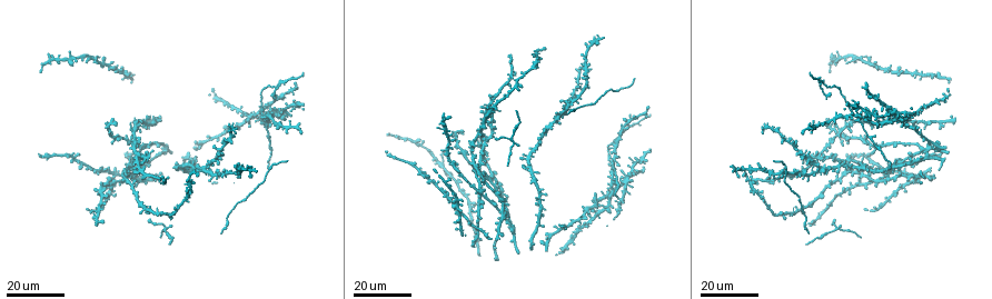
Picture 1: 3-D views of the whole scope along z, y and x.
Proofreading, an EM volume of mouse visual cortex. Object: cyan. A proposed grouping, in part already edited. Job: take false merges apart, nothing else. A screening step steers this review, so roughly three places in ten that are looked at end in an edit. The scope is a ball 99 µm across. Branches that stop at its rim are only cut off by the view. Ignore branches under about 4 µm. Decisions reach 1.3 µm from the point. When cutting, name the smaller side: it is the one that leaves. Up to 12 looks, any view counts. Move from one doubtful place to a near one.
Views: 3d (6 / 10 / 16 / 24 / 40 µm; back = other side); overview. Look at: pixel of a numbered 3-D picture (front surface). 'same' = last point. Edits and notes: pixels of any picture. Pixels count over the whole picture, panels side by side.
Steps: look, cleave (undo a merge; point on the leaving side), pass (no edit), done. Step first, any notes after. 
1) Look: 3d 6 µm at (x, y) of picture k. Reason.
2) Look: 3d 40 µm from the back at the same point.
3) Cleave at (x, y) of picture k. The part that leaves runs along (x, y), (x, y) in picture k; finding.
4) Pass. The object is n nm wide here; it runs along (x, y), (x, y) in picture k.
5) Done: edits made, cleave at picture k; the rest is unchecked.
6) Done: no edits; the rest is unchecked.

Look: 3d 16 µm at (163, 227) of picture 1. Three arms meet.

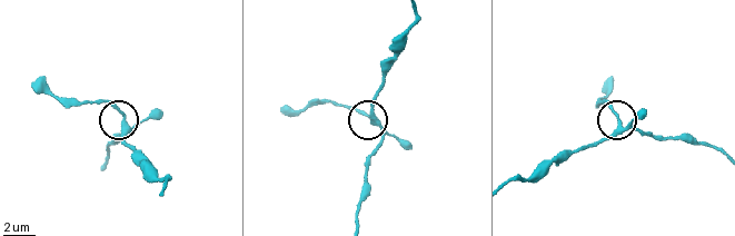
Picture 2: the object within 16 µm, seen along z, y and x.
Look: 3d 10 µm at (129, 133) of picture 2.

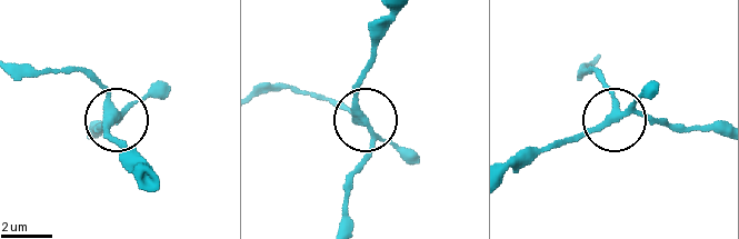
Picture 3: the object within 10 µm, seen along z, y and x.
Pass. 3 arms meet here; all the same neuron.

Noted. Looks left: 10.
Look: 3d 24 µm at (821, 196) of picture 1. Small branch off a trunk.

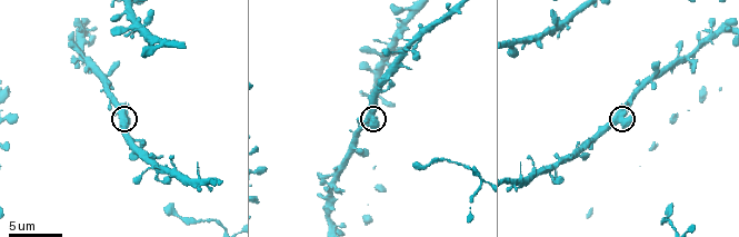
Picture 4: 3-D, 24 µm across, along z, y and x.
Look: 3d 10 µm at (618, 120) of picture 4. Zoom in.

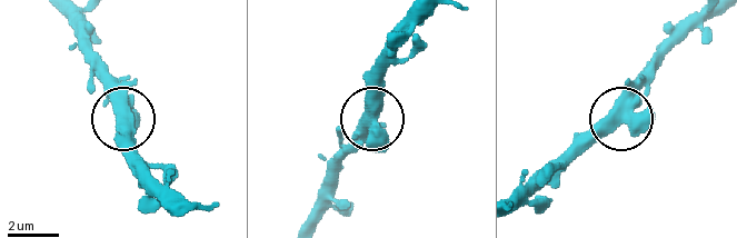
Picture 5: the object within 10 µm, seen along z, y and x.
Pass. 3 arms meet here; continuous, no second neuron.

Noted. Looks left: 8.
Look: 3d 16 µm at (890, 108) of picture 1. Four or more arms meet.

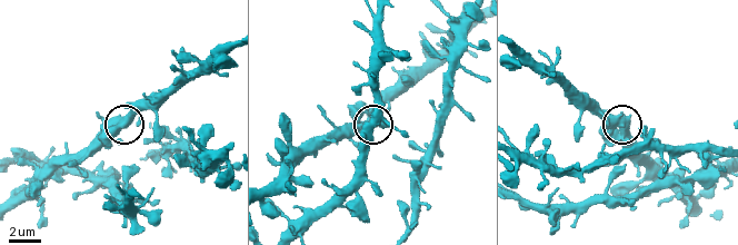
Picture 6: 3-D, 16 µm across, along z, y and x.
Look: 3d 6 µm at (624, 130) of picture 6.

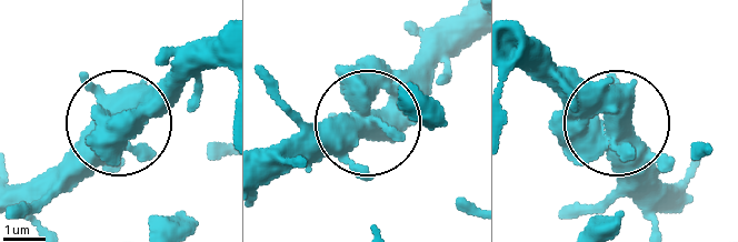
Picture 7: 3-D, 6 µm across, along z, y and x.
Pass. The object is 520 nm wide here; it runs along (263, 181), (349, 142), (430, 61) in picture 7; continuous, no second neuron.

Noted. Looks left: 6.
Look: 3d 24 µm at (612, 164) of picture 1. Four-way junction.

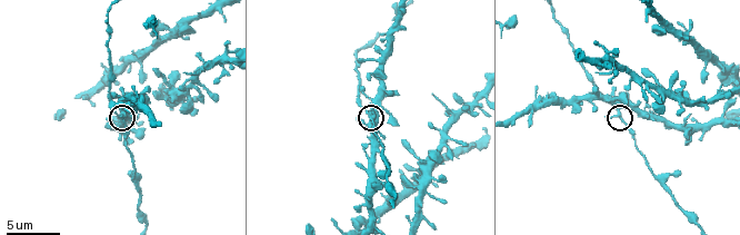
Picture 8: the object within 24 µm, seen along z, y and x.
Look: 3d 6 µm at (620, 112) of picture 8. Closer look.

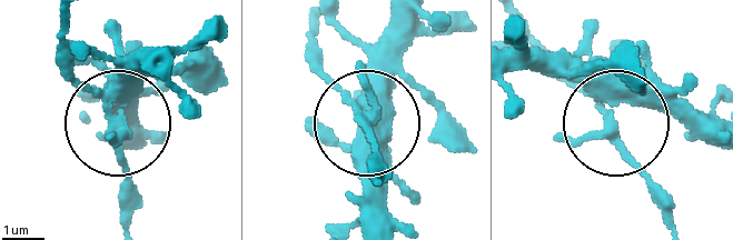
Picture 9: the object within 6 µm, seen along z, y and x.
Pass. All the same neuron.

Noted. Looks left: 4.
Look: 3d 16 µm at (282, 80) of picture 1. Branch point.

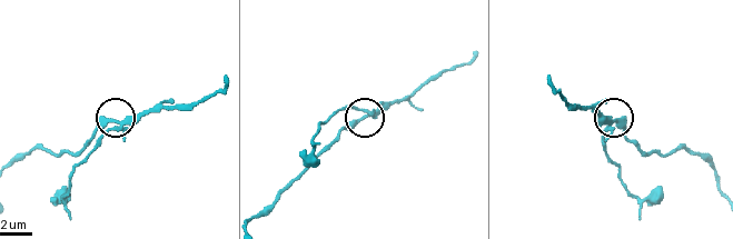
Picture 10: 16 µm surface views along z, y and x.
Look: 3d 10 µm at (114, 127) of picture 10.

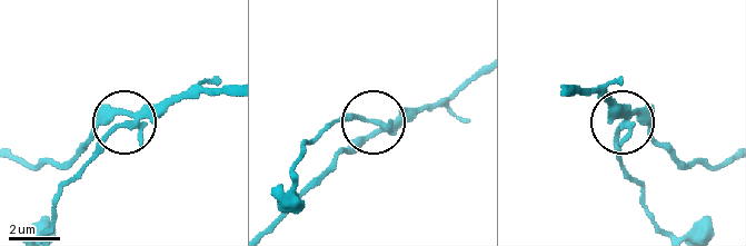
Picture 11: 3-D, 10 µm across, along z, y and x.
Look: 3d 10 µm from the back at (372, 122) of picture 11.

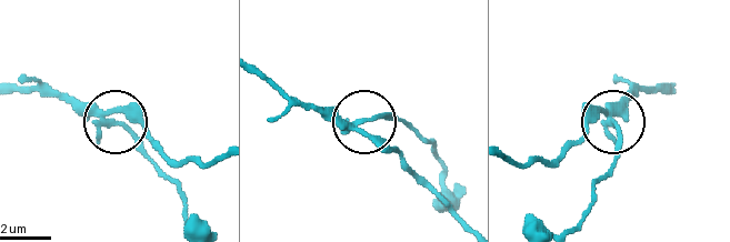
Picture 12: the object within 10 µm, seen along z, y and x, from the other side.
Cleave at (136, 138) of picture 12. The side arm is 8 µm long; the part that leaves runs along (607, 120), (618, 133), (620, 152), (576, 222) in picture 12; a second neuron is stuck on.

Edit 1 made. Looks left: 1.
Done: edits made, cleave at picture 12; the rest is unchecked.

